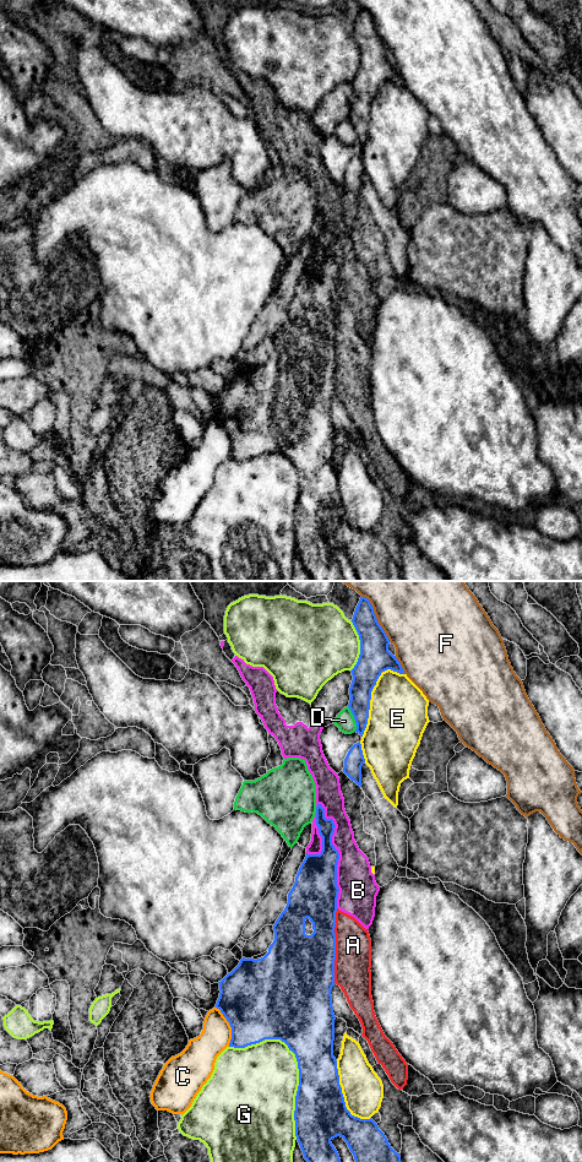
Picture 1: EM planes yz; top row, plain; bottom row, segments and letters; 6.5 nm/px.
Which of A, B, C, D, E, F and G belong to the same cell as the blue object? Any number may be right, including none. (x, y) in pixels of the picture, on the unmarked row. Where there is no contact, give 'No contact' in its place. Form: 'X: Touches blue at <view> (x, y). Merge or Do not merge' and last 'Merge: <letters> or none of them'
A: Touches blue at yz (335, 358). Do not merge
B: Touches blue at yz (338, 265). Do not merge
C: Touches blue at yz (230, 438). Do not merge
D: Touches blue at yz (354, 130). Do not merge
E: Touches blue at yz (370, 106). Do not merge
F: Touches blue at yz (375, 30). Do not merge
G: Touches blue at yz (298, 476). Do not merge
Merge: none of them

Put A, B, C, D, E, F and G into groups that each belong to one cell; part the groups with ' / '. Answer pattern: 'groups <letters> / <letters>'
groups A B / C / D / E / F / G

